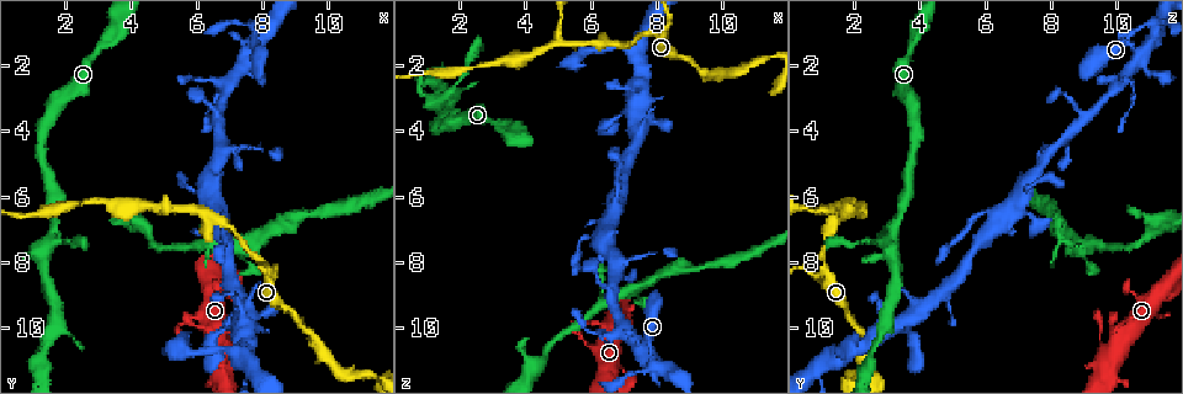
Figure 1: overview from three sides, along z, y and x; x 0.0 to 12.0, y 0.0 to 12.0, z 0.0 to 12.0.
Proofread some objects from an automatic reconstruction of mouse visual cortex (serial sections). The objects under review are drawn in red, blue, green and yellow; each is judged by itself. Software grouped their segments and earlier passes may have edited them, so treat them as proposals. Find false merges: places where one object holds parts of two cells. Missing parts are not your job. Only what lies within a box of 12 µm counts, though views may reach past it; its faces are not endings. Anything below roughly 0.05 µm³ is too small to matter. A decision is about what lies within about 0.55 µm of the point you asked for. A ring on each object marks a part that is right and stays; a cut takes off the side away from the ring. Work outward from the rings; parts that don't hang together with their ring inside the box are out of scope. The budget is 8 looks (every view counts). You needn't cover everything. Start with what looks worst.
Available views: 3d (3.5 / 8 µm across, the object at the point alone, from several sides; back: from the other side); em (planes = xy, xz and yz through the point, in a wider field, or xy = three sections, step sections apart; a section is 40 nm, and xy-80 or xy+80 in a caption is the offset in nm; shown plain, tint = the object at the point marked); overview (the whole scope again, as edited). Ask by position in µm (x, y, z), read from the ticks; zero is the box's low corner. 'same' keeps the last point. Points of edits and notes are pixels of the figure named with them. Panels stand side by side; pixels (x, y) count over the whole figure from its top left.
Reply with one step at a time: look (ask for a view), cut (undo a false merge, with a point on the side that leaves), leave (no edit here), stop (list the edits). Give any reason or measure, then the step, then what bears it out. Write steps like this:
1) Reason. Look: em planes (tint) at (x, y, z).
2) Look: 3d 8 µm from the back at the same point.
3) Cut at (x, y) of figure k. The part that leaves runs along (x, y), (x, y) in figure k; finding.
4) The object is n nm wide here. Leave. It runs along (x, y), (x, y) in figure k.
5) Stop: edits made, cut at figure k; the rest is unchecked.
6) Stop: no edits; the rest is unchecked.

Three arms meet. Look: 3d 3.5 µm from the back at (5.0, 6.3, 1.4).

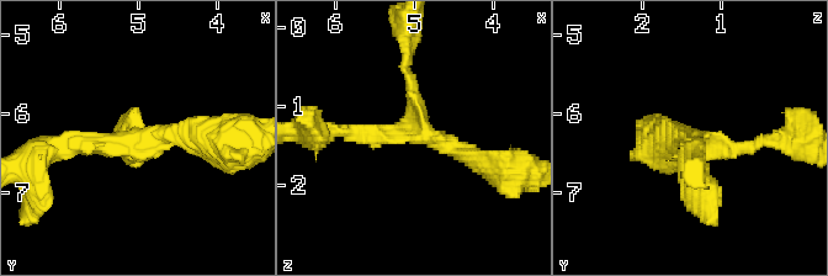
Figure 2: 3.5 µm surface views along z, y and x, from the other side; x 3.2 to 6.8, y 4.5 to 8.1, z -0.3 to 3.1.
3 arms meet here; the arms are 150, 250, 300 nm wide. Look: em xy step 3 (tint) at (4.95, 6.30, 1.35).

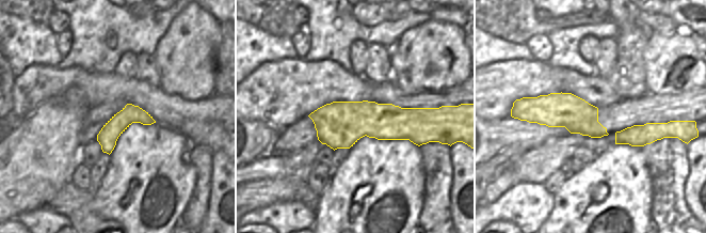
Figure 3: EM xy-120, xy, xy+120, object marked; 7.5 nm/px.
Leave. All the same cell.

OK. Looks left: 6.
Sudden change in width. Look: 3d 3.5 µm at (1.5, 7.4, 3.1).

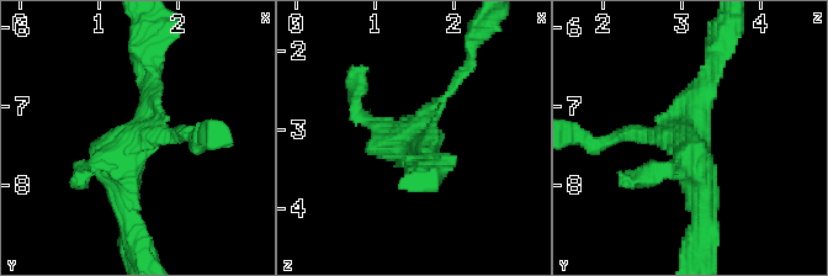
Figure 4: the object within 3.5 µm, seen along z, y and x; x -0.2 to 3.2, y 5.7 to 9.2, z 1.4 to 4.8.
Look: em xy step 2 (tint) at (1.50, 7.35, 3.10).

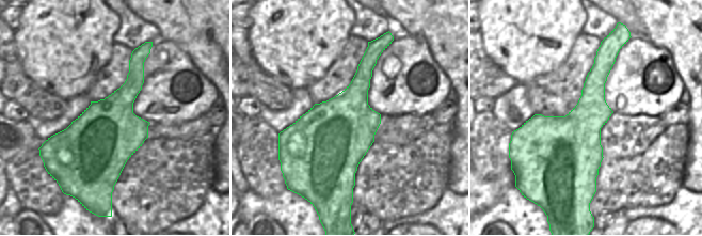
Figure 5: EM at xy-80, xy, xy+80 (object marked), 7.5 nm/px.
Leave. It runs along (149, 63), (127, 211) in figure 4; one cell here.

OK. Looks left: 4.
Sharp bend. Look: 3d 3.5 µm at (6.8, 11.3, 9.7).

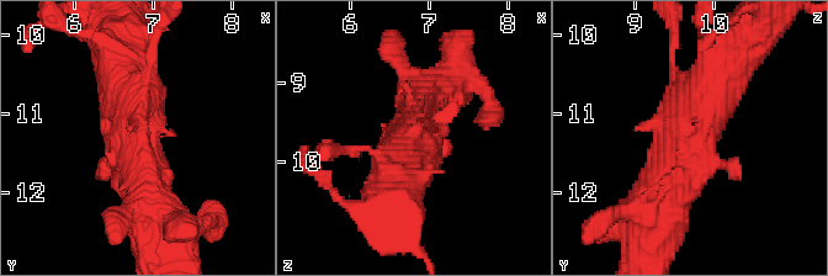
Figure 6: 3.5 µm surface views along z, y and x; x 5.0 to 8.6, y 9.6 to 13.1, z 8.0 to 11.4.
Look: em xy step 5 (tint) at (6.75, 11.20, 9.75).

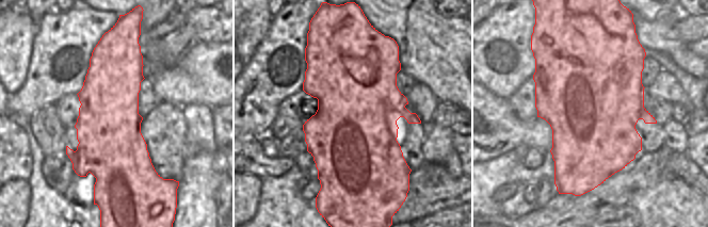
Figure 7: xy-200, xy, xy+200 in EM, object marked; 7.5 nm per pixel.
Cut it another way. Look: em planes (tint) at the same point.

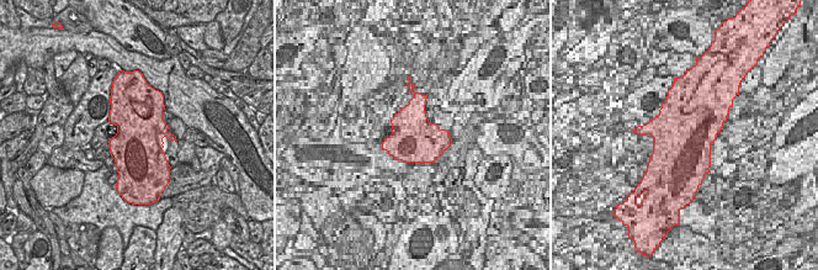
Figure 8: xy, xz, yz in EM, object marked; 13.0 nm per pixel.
Leave. All the same cell.

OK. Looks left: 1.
Stop: no edits; the rest is unchecked.

